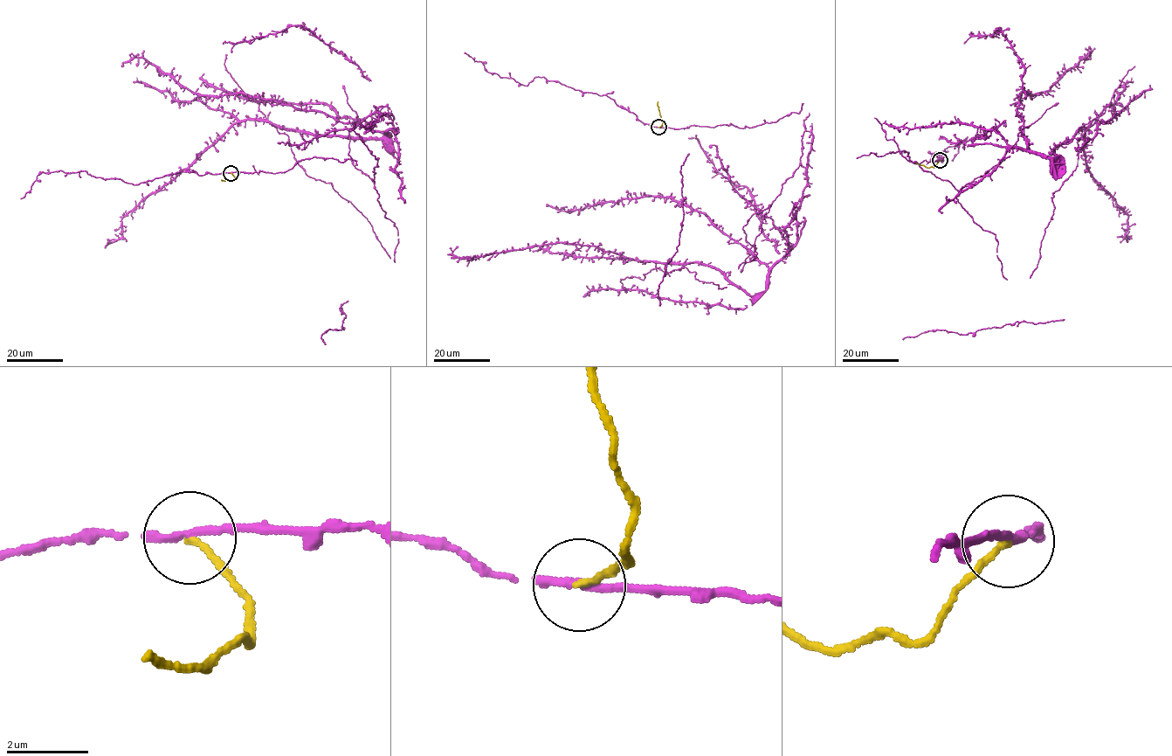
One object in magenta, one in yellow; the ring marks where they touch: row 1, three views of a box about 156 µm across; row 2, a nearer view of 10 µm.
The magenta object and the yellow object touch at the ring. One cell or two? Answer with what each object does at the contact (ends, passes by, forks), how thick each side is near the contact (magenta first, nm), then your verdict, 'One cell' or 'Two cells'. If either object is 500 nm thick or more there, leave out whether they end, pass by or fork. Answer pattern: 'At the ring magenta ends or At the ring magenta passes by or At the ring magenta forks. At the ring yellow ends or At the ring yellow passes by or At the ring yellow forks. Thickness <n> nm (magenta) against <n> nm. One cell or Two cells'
At the ring magenta ends. At the ring yellow ends. Thickness 240 nm (magenta) against 120 nm. Two cells

